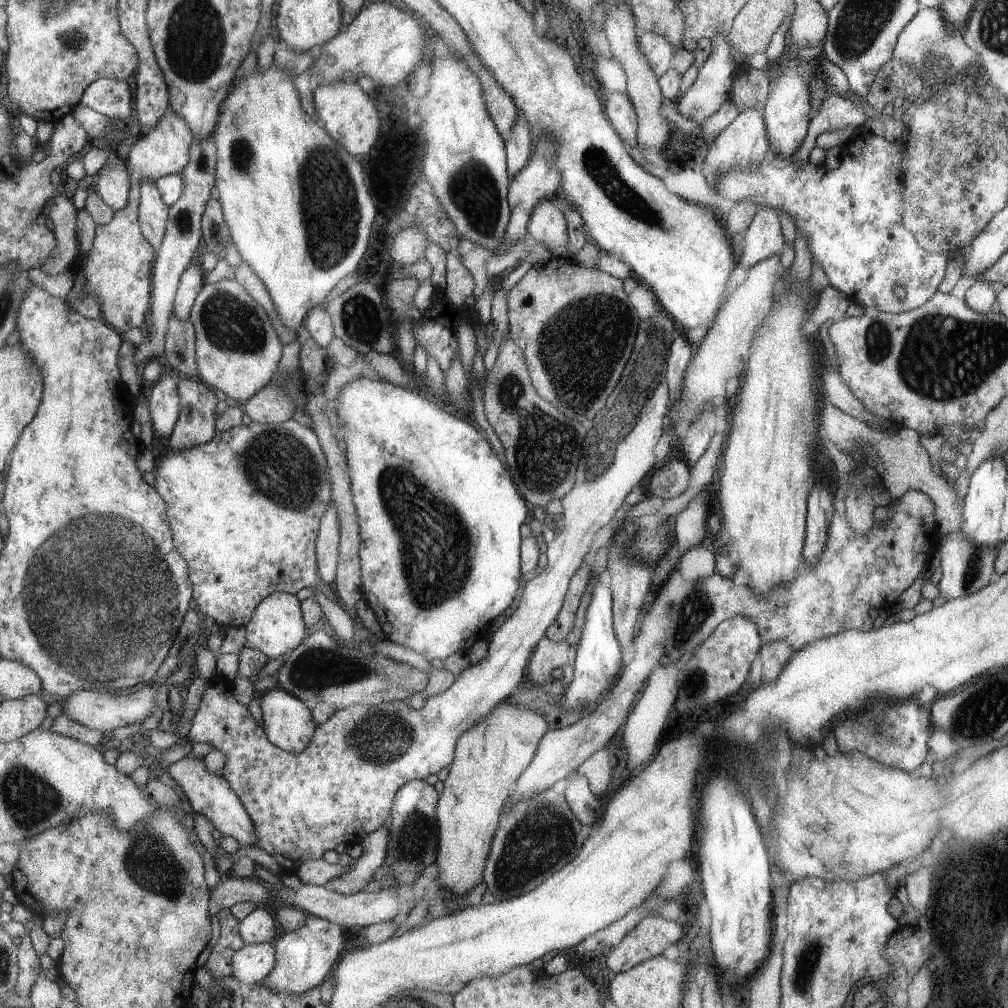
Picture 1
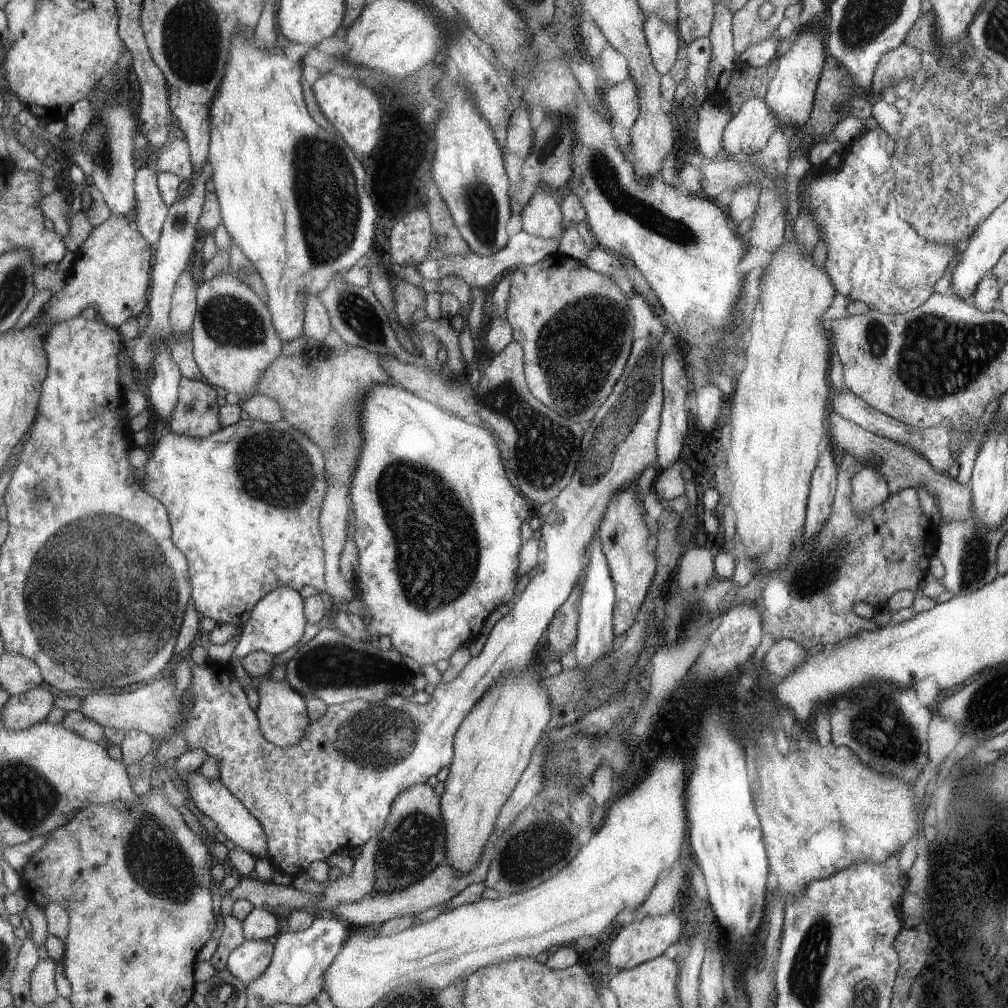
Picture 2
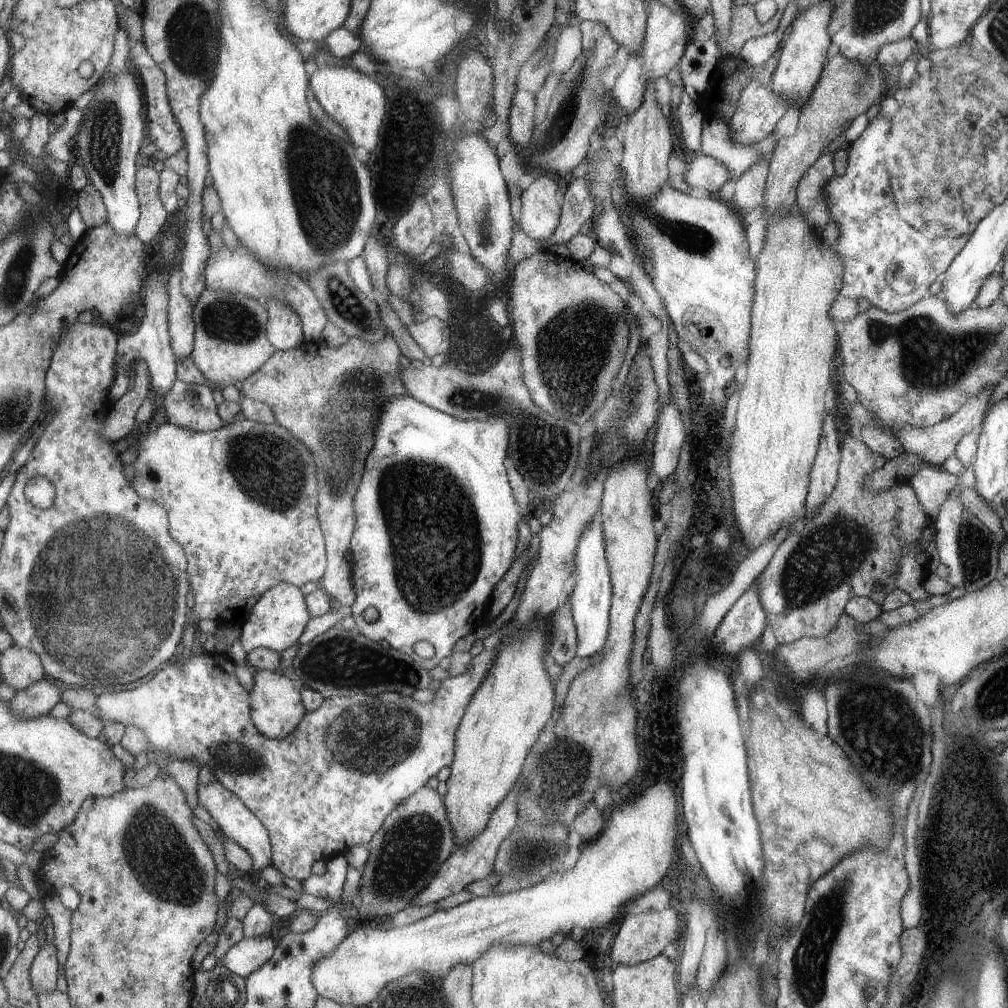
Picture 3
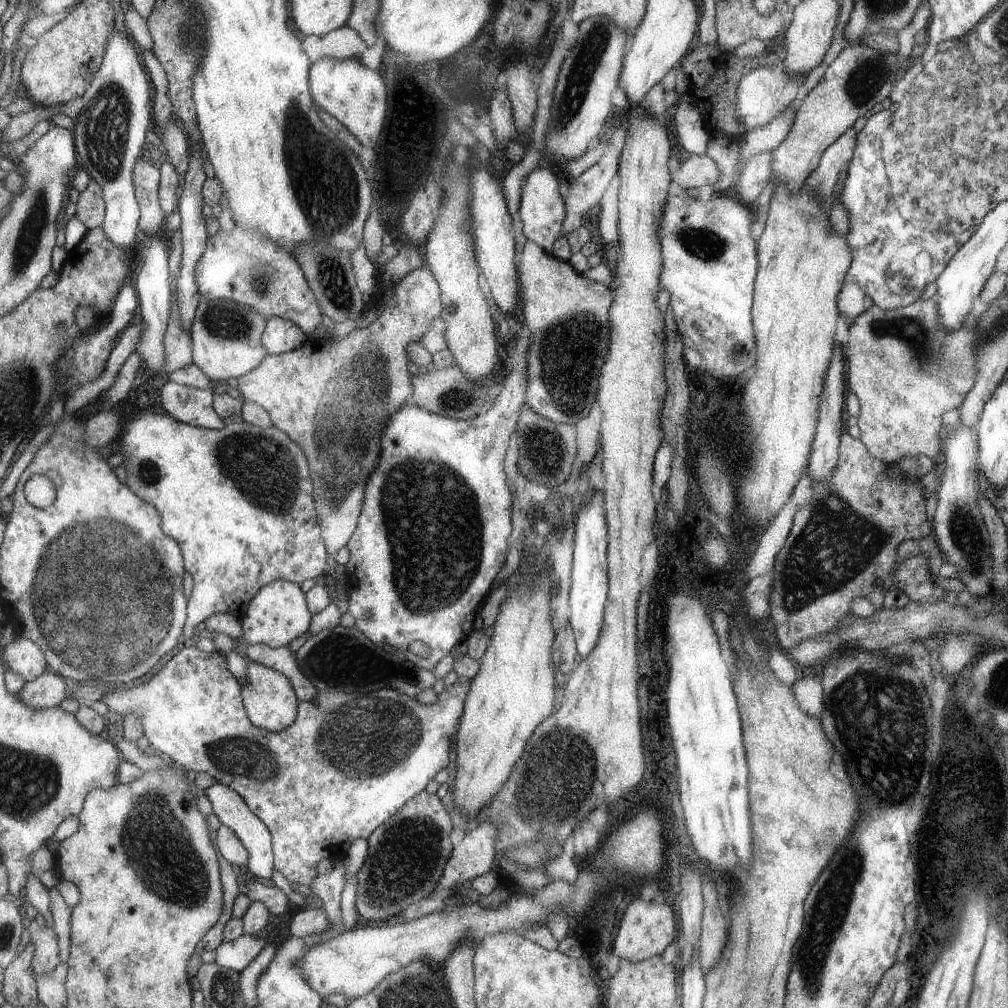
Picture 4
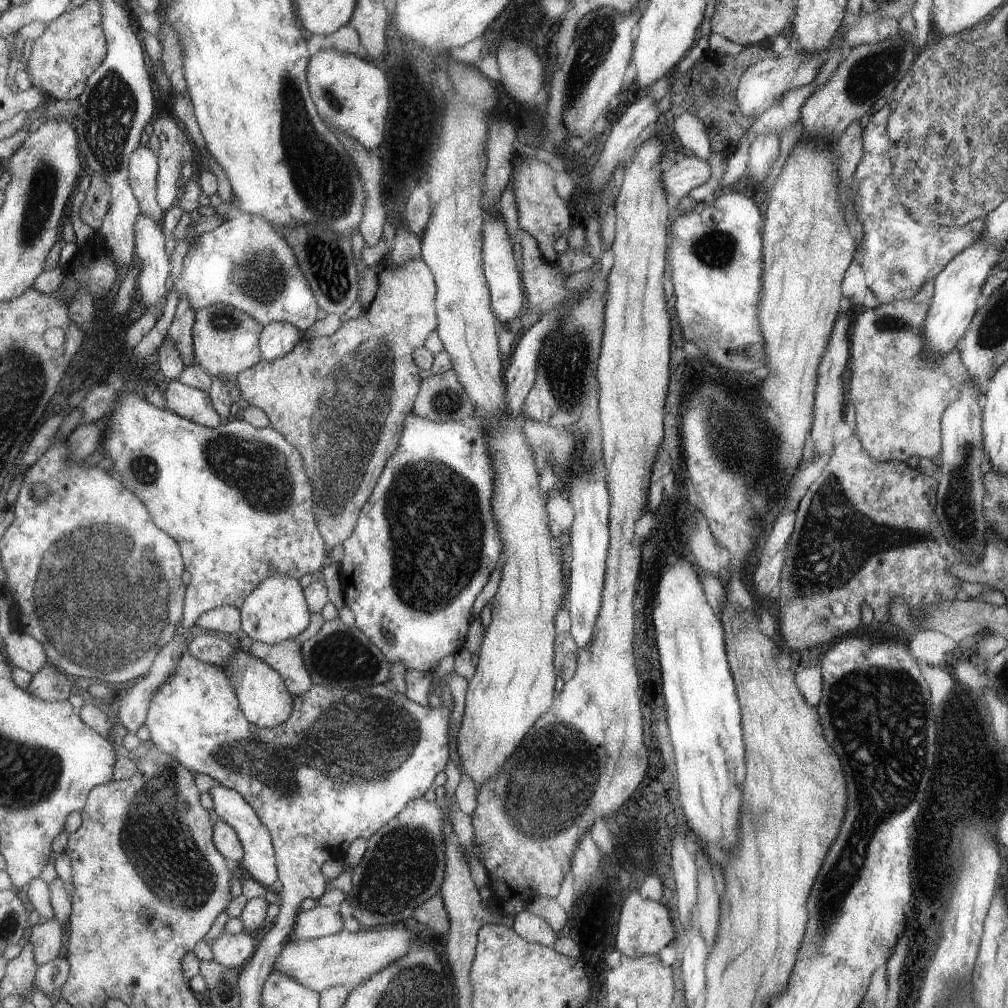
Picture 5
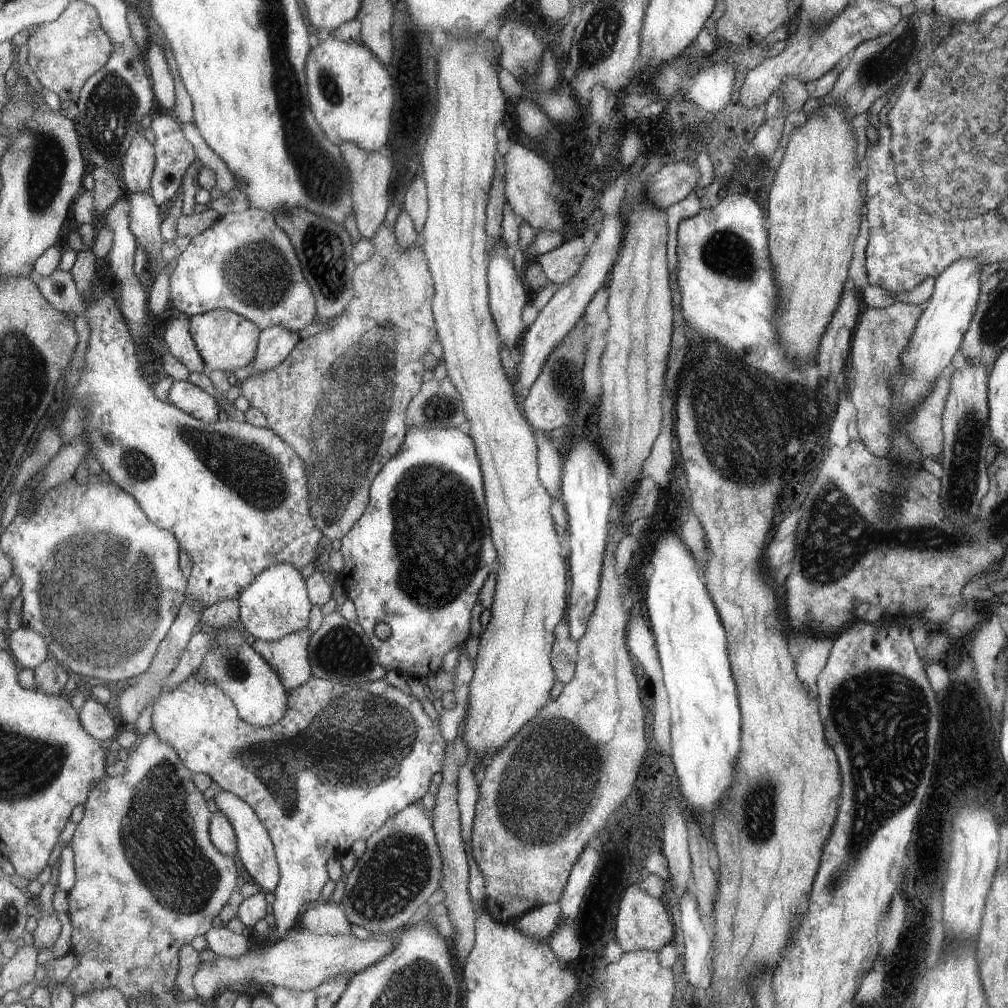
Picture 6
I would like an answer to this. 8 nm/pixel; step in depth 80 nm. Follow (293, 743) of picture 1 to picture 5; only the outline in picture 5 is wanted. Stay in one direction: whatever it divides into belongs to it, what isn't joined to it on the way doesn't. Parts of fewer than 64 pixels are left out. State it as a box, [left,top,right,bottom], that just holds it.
[221,650,294,728]

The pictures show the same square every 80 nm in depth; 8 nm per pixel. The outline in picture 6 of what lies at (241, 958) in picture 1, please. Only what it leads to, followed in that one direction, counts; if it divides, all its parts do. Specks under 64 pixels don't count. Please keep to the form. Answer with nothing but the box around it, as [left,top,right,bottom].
[205,925,249,959]

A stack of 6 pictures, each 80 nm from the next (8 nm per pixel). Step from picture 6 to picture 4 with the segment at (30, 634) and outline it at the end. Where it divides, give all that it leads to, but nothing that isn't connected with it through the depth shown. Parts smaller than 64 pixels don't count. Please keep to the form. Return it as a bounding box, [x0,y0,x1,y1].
[1,636,50,682]

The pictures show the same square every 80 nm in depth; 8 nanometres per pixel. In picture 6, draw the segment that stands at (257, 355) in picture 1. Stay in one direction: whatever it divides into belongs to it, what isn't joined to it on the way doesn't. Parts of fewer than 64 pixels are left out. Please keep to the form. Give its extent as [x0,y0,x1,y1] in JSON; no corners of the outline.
[190,309,262,374]

